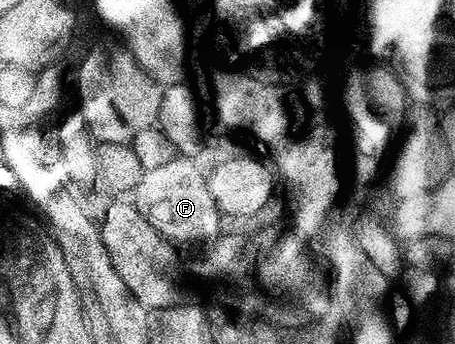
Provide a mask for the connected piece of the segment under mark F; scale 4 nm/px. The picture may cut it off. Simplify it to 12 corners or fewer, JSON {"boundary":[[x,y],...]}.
{"boundary":[[177,155],[130,194],[173,245],[221,231],[197,161]]}

